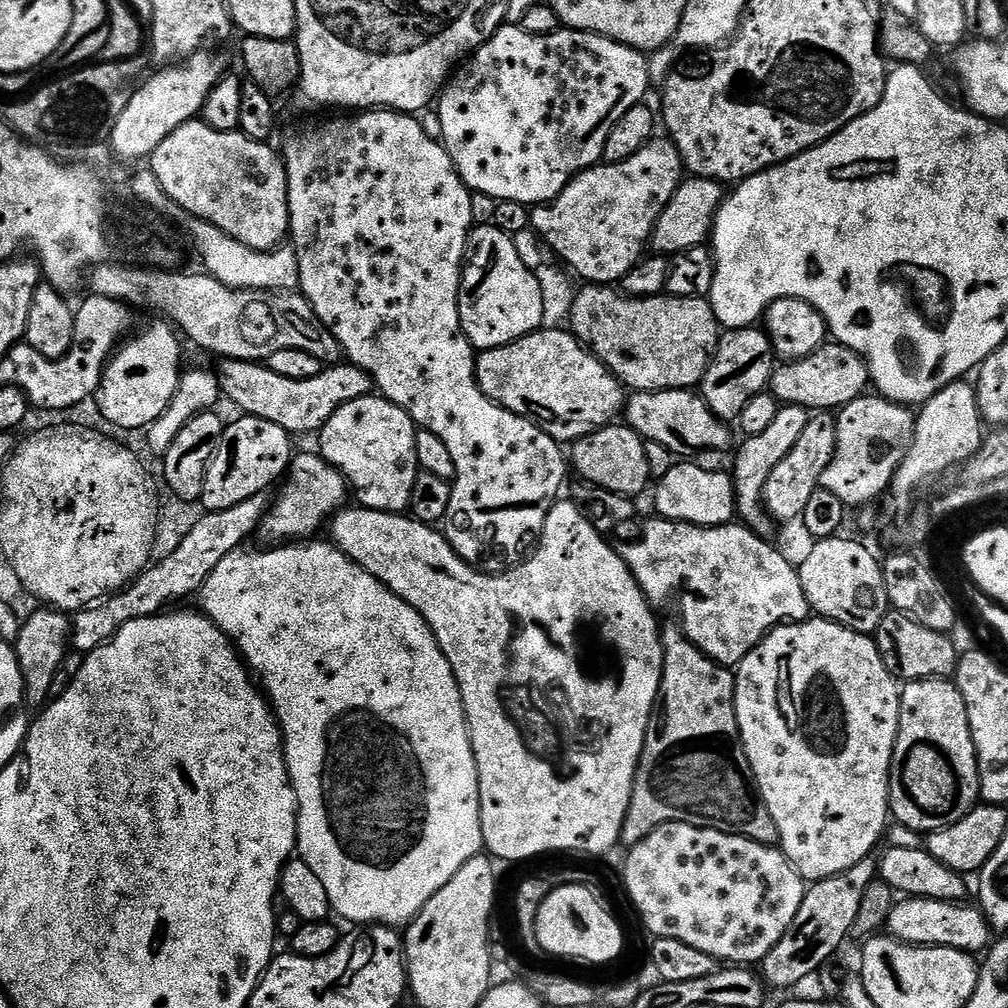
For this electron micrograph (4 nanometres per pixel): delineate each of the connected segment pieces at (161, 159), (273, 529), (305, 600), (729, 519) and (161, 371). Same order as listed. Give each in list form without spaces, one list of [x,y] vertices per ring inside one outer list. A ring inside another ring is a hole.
[[[203,119],[188,120],[182,126],[178,126],[166,138],[162,138],[162,142],[152,152],[150,157],[150,165],[154,178],[158,178],[158,182],[162,186],[162,190],[180,209],[189,217],[205,220],[214,226],[218,226],[218,230],[222,230],[226,234],[230,234],[230,238],[234,238],[238,242],[242,242],[242,246],[250,246],[259,252],[268,252],[279,247],[285,238],[289,235],[288,231],[288,175],[284,169],[284,162],[279,151],[276,152],[271,148],[271,143],[255,140],[250,138],[242,131],[227,132],[226,130],[214,130],[209,124],[205,124]]]
[[[297,451],[293,455],[292,463],[288,465],[287,473],[279,485],[280,493],[277,494],[276,500],[274,496],[263,517],[262,528],[265,528],[270,535],[277,536],[280,539],[277,541],[296,542],[299,541],[296,540],[299,536],[308,536],[311,532],[318,531],[323,524],[325,527],[329,517],[339,512],[345,503],[344,475],[323,456],[315,451],[312,452]]]
[[[325,542],[325,544],[308,544],[305,548],[296,548],[300,546],[276,547],[280,548],[274,549],[273,552],[260,552],[257,556],[252,552],[244,552],[245,550],[237,550],[226,554],[226,558],[222,558],[222,562],[218,567],[208,575],[208,581],[201,586],[198,593],[198,599],[200,599],[201,604],[199,604],[199,607],[204,615],[209,616],[228,635],[229,640],[232,641],[236,651],[240,653],[245,665],[258,677],[259,687],[262,689],[272,709],[272,714],[276,717],[276,722],[280,726],[280,735],[284,737],[284,757],[288,767],[288,777],[291,778],[292,785],[296,791],[296,847],[298,856],[299,859],[306,862],[306,866],[310,866],[310,870],[314,870],[316,877],[321,880],[323,888],[326,889],[326,898],[330,898],[332,912],[335,915],[340,915],[344,920],[349,920],[349,925],[352,926],[367,926],[370,924],[382,924],[385,926],[407,925],[416,919],[419,912],[426,906],[426,902],[430,902],[430,898],[434,898],[434,894],[438,894],[438,890],[442,890],[442,886],[446,886],[446,882],[450,882],[450,878],[454,878],[454,874],[458,874],[458,870],[462,870],[464,863],[470,858],[481,855],[484,848],[482,822],[480,821],[478,766],[476,765],[474,750],[470,742],[468,719],[462,706],[460,687],[454,678],[454,670],[450,670],[450,662],[446,658],[446,654],[442,654],[442,650],[438,646],[430,626],[422,618],[422,614],[418,614],[418,610],[414,610],[414,606],[410,606],[402,598],[398,598],[398,594],[394,594],[386,585],[378,582],[378,578],[374,578],[374,574],[370,574],[362,566],[358,566],[358,562],[354,562],[345,552],[341,552],[339,548],[328,542]]]
[[[676,462],[656,484],[656,508],[666,520],[681,520],[699,528],[717,528],[720,524],[733,523],[736,516],[736,488],[727,471],[715,472],[696,462]]]
[[[159,319],[146,325],[140,333],[137,331],[129,344],[121,343],[104,365],[104,373],[100,385],[96,388],[95,398],[103,417],[110,418],[119,426],[147,429],[148,425],[168,408],[180,385],[181,337],[167,319]]]

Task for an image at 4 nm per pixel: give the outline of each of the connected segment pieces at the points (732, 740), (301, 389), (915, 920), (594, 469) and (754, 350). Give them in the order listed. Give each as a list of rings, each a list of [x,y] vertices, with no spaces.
[[[665,623],[660,630],[660,641],[664,651],[660,695],[656,698],[656,705],[652,707],[644,749],[636,767],[630,806],[622,822],[620,844],[631,846],[642,842],[642,838],[646,838],[658,826],[674,822],[693,824],[699,828],[716,828],[719,832],[734,832],[761,842],[767,841],[768,832],[770,836],[770,821],[764,805],[760,803],[750,762],[740,743],[736,721],[736,677],[733,669],[716,663],[705,652],[700,652],[698,646],[694,646],[694,642],[686,638],[679,623]]]
[[[224,358],[219,364],[220,368],[215,369],[215,374],[220,382],[223,399],[233,400],[243,415],[266,418],[266,422],[282,426],[282,430],[289,434],[319,433],[338,406],[363,396],[371,396],[374,392],[371,376],[347,362],[321,367],[320,372],[314,374],[314,378],[282,378],[282,374],[274,374],[274,370],[270,370],[267,363],[254,360]]]
[[[910,896],[901,899],[892,906],[892,912],[888,916],[886,925],[887,935],[900,941],[901,944],[917,944],[919,948],[953,948],[959,952],[980,954],[989,947],[990,929],[979,907],[968,905],[968,902],[955,900],[935,900],[925,896]]]
[[[620,422],[607,424],[597,432],[586,434],[581,440],[571,445],[570,468],[577,472],[579,479],[586,484],[602,486],[614,494],[622,494],[633,498],[650,484],[650,473],[646,462],[645,439],[633,428]]]
[[[760,326],[733,328],[725,331],[712,353],[712,361],[699,382],[698,392],[706,406],[725,422],[739,421],[742,410],[754,394],[765,391],[768,379],[772,377],[774,353],[768,333]]]

